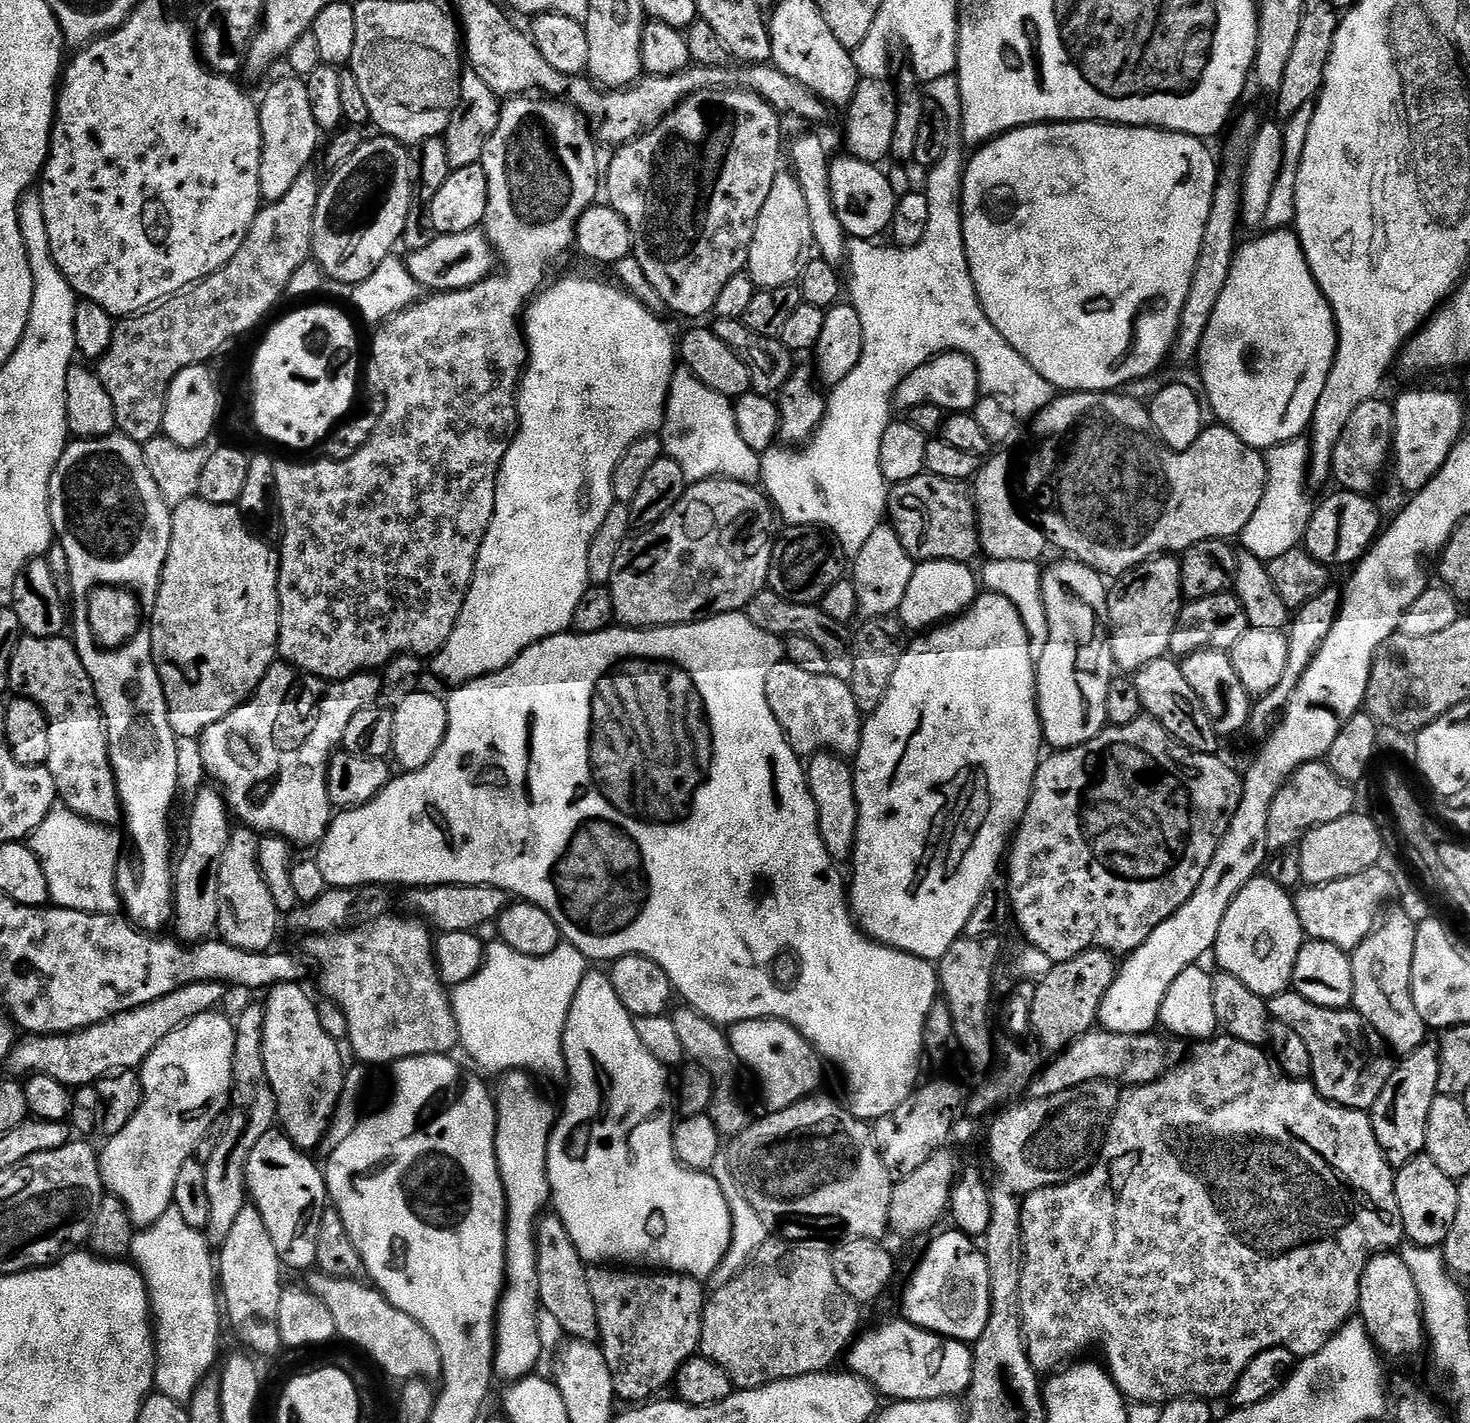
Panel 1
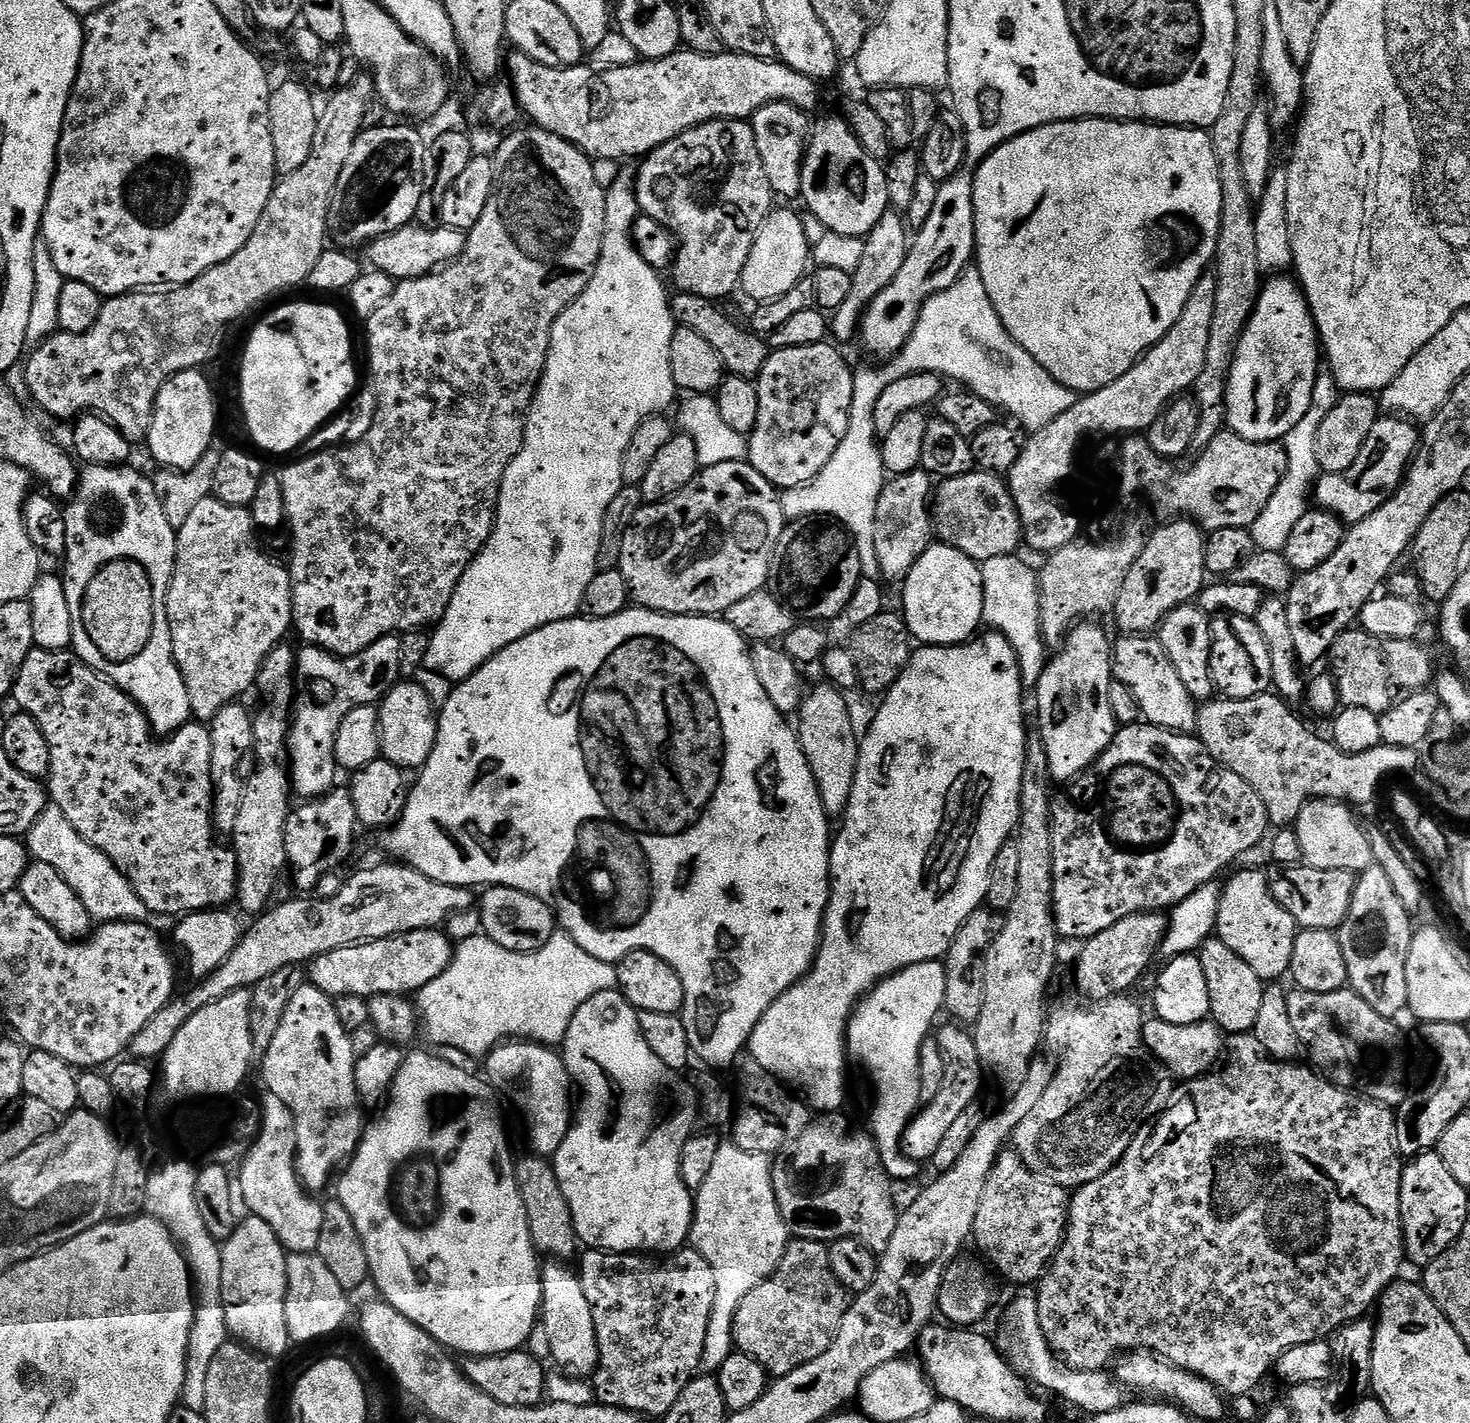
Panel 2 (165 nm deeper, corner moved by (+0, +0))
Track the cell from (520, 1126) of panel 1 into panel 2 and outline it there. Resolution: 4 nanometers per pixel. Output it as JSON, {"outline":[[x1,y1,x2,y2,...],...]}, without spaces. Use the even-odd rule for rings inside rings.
{"outline":[[505,1042,496,1045,486,1057,488,1076,486,1080,497,1093,505,1092,516,1103,518,1111,524,1115,528,1123,528,1140,532,1143,531,1150,537,1157,552,1158,562,1146,566,1134,572,1129,574,1119,574,1088,570,1083,568,1071,564,1069,564,1061,556,1056,551,1047,535,1042]]}

